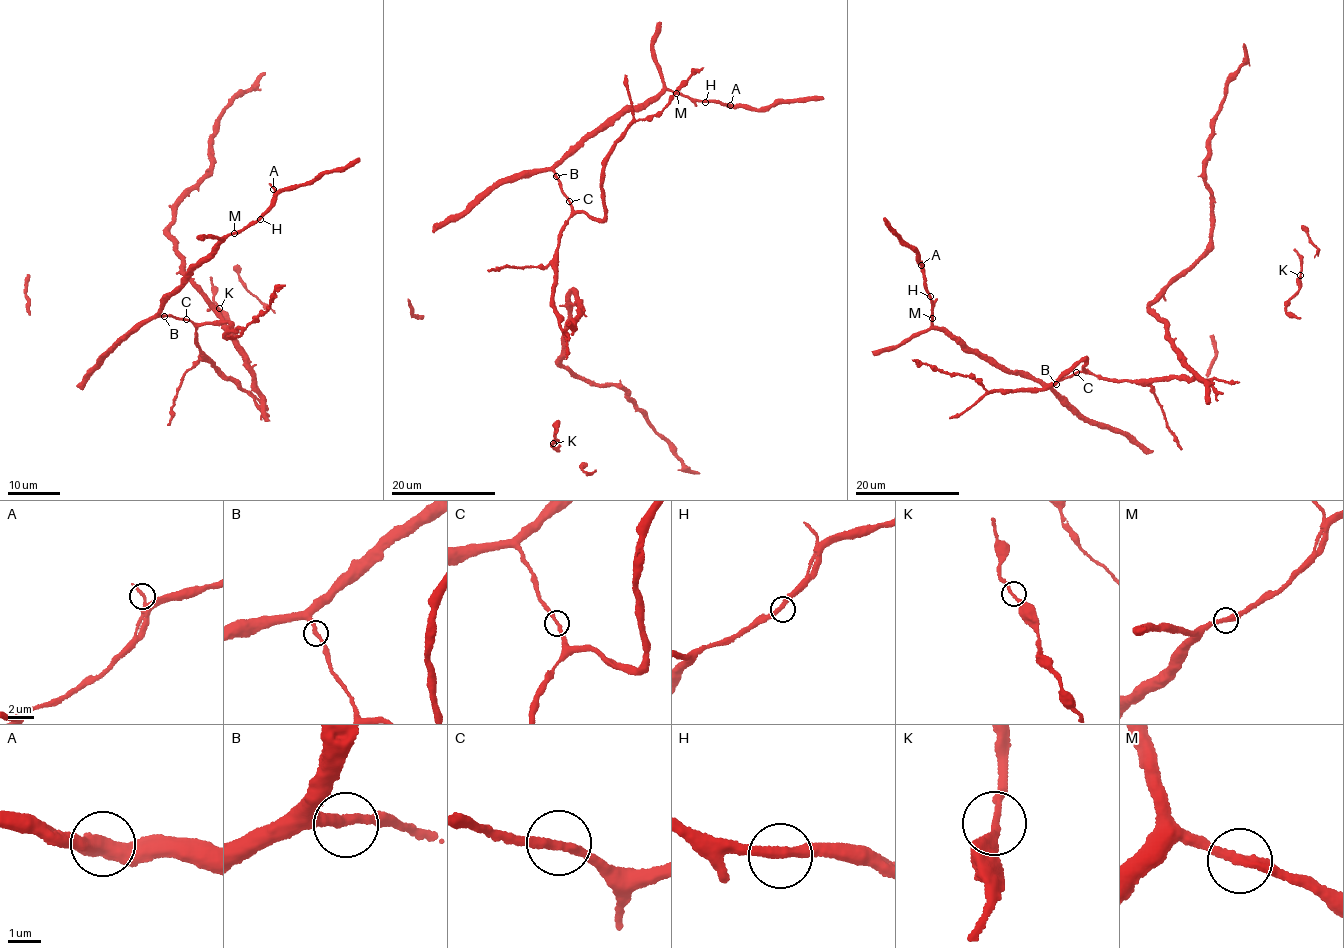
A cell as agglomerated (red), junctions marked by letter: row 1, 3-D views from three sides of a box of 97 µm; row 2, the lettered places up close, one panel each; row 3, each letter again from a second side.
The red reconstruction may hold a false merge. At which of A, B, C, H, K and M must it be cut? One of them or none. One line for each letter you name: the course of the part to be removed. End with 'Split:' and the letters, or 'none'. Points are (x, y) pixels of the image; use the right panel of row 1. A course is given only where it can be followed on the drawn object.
Split: none

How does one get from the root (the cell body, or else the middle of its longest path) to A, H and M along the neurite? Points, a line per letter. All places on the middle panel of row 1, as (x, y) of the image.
A: (561, 326), (553, 277), (558, 234), (572, 209), (554, 168), (619, 116), (666, 90), (730, 105)
H: (561, 326), (553, 277), (558, 234), (572, 209), (554, 168), (619, 116), (666, 90), (705, 102)
M: (561, 326), (553, 277), (558, 234), (572, 209), (554, 168), (624, 114), (666, 90), (676, 93)

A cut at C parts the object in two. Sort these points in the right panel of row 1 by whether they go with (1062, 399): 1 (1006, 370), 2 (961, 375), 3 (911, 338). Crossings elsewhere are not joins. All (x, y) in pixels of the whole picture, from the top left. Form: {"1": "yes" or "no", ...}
{"1": "yes", "2": "no", "3": "yes"}

